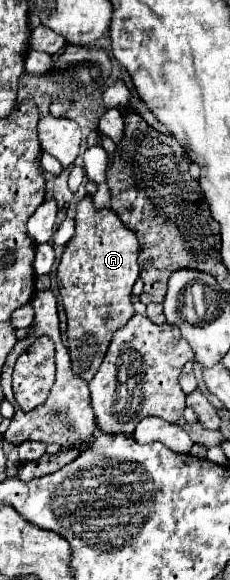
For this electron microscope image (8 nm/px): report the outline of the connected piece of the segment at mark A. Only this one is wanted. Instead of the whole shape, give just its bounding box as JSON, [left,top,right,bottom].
[58,197,138,381]

